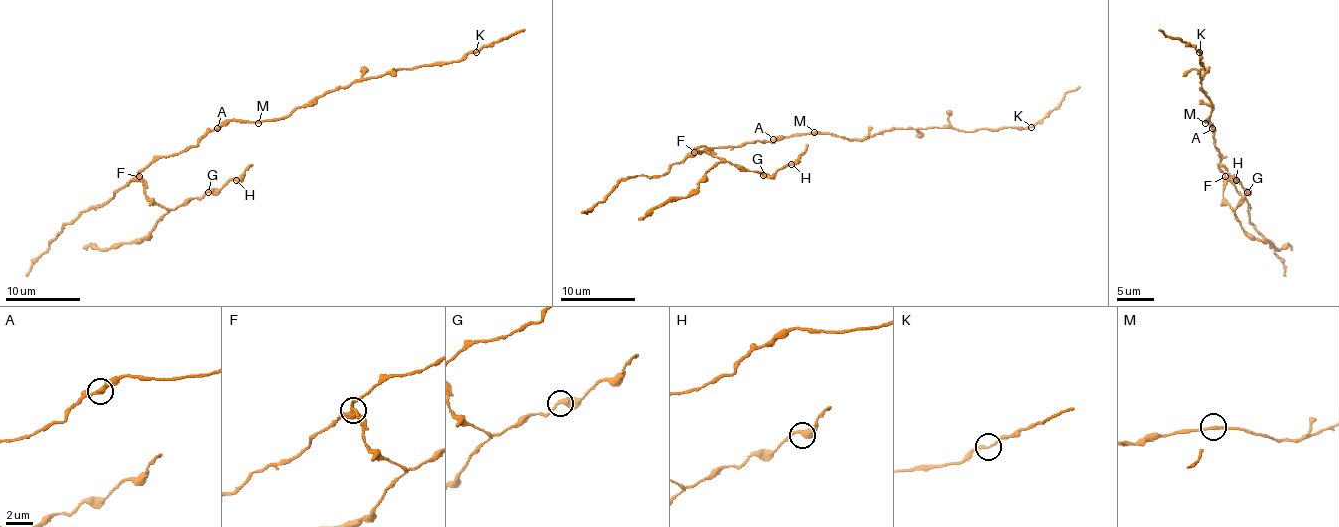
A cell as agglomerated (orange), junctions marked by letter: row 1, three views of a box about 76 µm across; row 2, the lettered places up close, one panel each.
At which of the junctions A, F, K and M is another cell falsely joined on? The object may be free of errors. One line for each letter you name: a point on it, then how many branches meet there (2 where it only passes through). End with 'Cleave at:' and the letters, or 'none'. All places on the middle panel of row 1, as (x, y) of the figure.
F: (694, 152) | 3
Cleave at: F

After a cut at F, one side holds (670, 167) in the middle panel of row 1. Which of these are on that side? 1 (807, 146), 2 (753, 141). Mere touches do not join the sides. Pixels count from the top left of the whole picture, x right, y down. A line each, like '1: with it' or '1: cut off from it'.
1: cut off from it
2: with it

